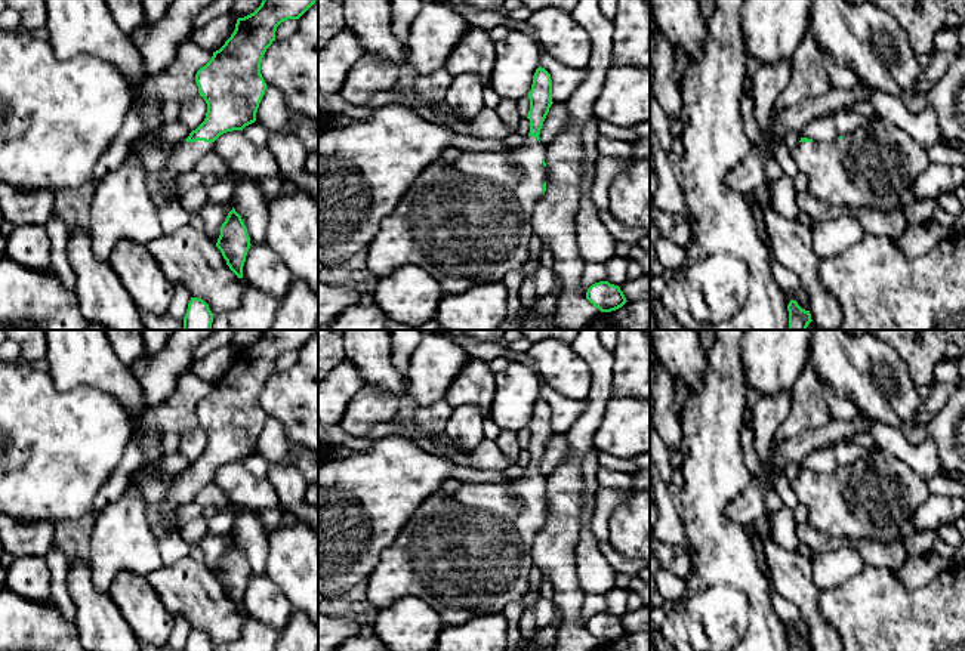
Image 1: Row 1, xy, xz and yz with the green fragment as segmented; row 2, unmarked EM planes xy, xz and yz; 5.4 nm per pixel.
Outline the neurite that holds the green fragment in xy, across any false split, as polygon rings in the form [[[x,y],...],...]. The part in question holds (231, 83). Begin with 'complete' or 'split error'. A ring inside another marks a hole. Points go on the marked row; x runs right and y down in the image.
split error; [[[44,0],[47,9],[49,44],[55,56],[67,61],[80,53],[89,53],[118,68],[135,87],[135,102],[141,104],[144,121],[142,133],[130,145],[130,154],[136,154],[144,163],[148,188],[155,206],[163,198],[181,198],[176,178],[192,172],[195,164],[213,149],[213,142],[223,133],[243,130],[256,121],[259,104],[265,95],[266,83],[260,74],[260,62],[266,49],[275,40],[277,27],[287,19],[299,19],[317,0],[262,0],[260,6],[250,15],[238,18],[235,30],[225,44],[213,52],[212,59],[195,74],[200,96],[207,104],[204,121],[178,144],[160,142],[155,135],[164,124],[161,121],[161,101],[142,98],[147,78],[142,56],[129,34],[121,31],[105,0]]]

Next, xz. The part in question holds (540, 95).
split error; [[[539,67],[528,93],[530,133],[520,148],[509,152],[465,151],[453,163],[438,160],[429,164],[403,195],[395,210],[380,222],[379,232],[367,252],[367,268],[376,277],[388,277],[404,265],[414,265],[432,275],[443,294],[466,291],[474,286],[503,281],[528,259],[528,243],[534,235],[531,216],[534,204],[546,191],[545,146],[539,141],[540,129],[552,102],[551,74]]]

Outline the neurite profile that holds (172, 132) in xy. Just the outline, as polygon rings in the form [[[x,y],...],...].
[[[178,120],[164,123],[161,129],[157,132],[155,138],[160,142],[178,144],[185,141],[189,136],[189,133],[191,132]]]

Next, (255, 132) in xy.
[[[252,123],[243,129],[246,138],[258,146],[266,146],[268,144],[268,130],[259,123]]]

